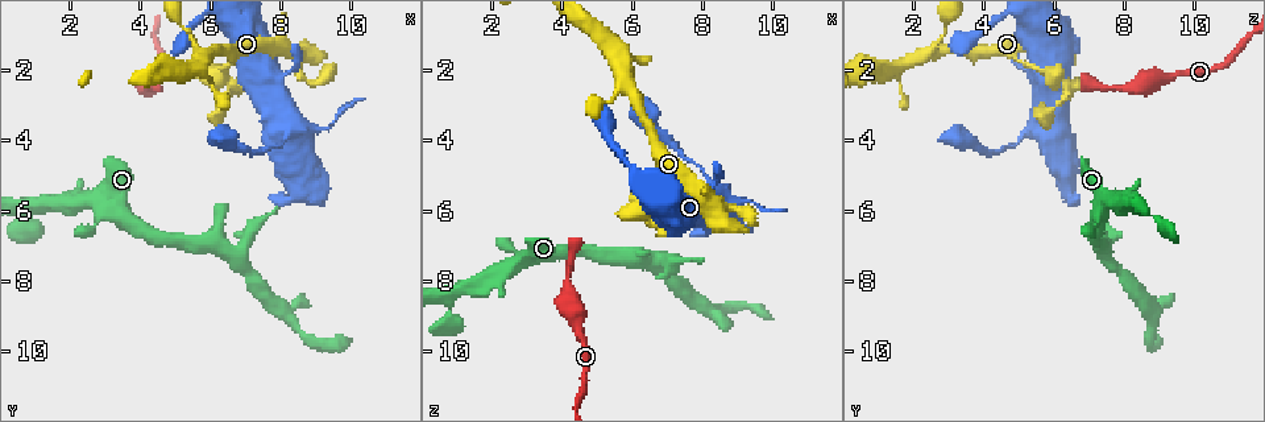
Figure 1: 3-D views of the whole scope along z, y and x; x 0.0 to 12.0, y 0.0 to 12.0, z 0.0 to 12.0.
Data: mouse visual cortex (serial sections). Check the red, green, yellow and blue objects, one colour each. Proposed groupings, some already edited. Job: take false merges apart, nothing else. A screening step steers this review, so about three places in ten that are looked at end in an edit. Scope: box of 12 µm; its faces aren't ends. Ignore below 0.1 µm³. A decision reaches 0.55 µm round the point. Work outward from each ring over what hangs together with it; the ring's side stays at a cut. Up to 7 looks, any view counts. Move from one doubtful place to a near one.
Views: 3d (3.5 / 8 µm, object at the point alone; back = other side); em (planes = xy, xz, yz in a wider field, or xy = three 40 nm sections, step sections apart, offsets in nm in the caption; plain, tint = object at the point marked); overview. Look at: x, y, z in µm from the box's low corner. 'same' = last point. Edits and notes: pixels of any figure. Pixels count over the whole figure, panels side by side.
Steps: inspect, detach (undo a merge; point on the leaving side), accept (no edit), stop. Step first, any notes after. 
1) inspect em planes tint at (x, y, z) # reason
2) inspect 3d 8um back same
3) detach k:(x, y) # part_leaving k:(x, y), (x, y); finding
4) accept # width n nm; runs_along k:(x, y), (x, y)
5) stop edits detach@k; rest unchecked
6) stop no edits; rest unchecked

inspect 3d 3.5um at (8.6, 5.0, 6.3)

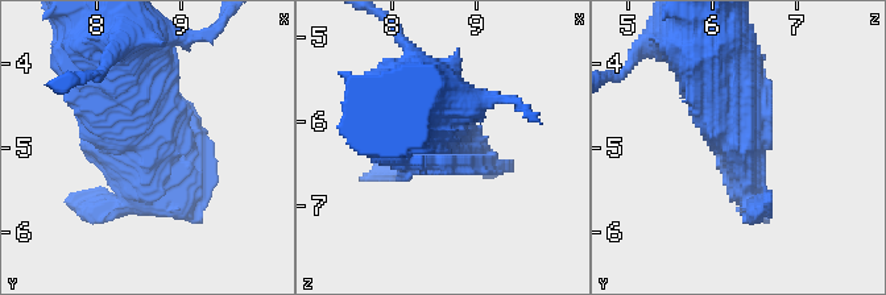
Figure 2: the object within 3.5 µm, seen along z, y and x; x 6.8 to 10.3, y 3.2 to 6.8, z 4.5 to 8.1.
inspect em xy step 2 plain same # need the tissue

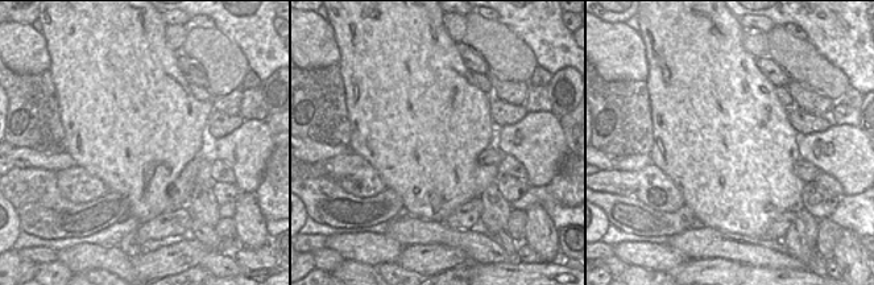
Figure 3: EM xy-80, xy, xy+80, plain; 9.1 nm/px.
inspect em xy step 2 tint same # with the object marked

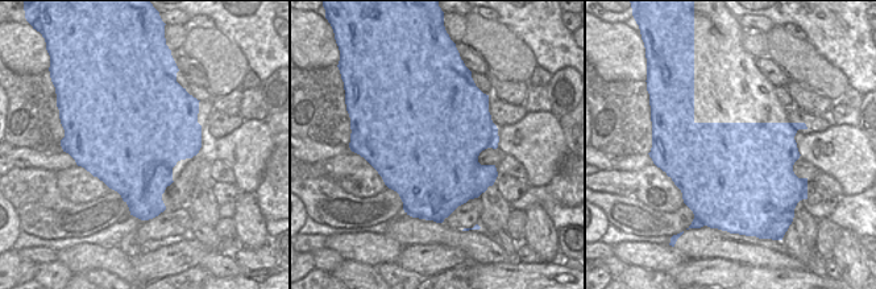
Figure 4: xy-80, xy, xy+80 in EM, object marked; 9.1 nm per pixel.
accept # runs_along 2:(711, 79), (758, 210); continuous, no second cell

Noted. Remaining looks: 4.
inspect 3d 3.5um at (6.6, 2.5, 6.3) # sudden change in width

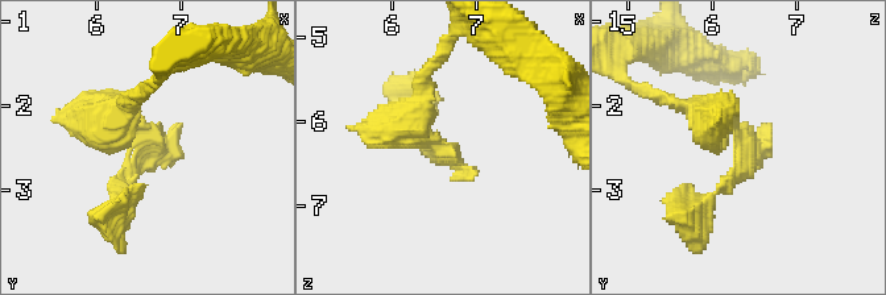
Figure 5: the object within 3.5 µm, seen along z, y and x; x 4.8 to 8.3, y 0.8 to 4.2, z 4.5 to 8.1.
inspect em xy step 2 tint at (6.60, 2.40, 6.35)

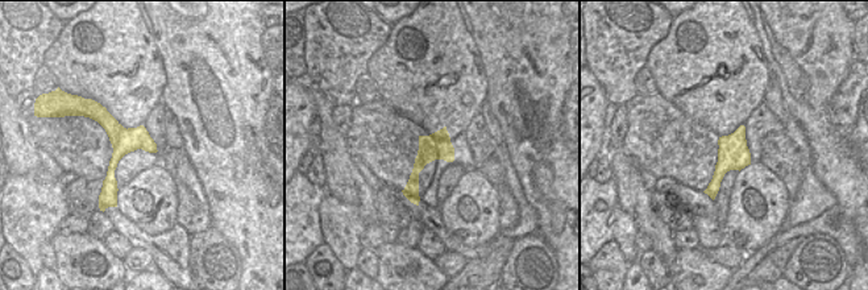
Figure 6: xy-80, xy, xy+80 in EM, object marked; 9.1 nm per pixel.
detach 5:(764, 129) # width 240 nm; part_leaving 5:(738, 132), (748, 161), (694, 225); two cells meet here

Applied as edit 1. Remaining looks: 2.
inspect 3d 3.5um at (8.5, 1.6, 6.0)

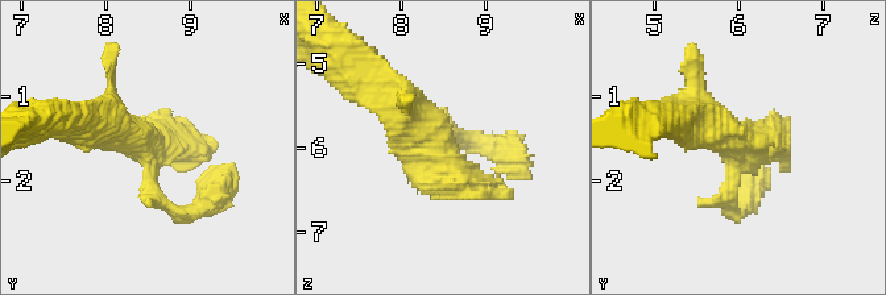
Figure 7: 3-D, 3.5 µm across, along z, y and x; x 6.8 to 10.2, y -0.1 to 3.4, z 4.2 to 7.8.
inspect em xy step 3 tint at (8.45, 1.60, 6.00)

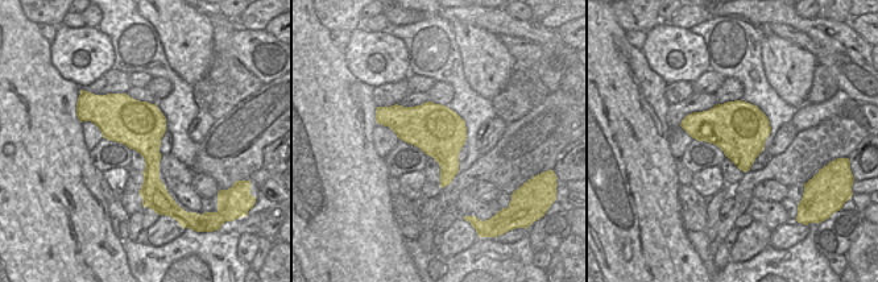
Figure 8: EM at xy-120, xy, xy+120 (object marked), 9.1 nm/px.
accept # width 480 nm; runs_along 7:(85, 120), (137, 140), (149, 188), (185, 212); all the same cell

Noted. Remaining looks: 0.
stop edits detach@5; rest unchecked

